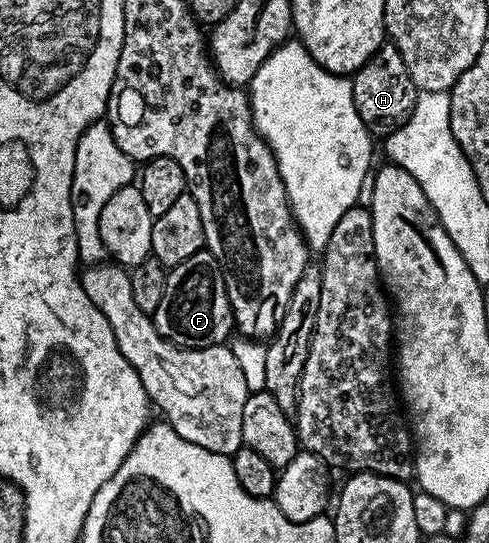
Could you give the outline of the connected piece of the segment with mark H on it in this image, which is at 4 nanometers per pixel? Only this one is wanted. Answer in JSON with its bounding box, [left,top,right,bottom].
[351,41,418,137]

